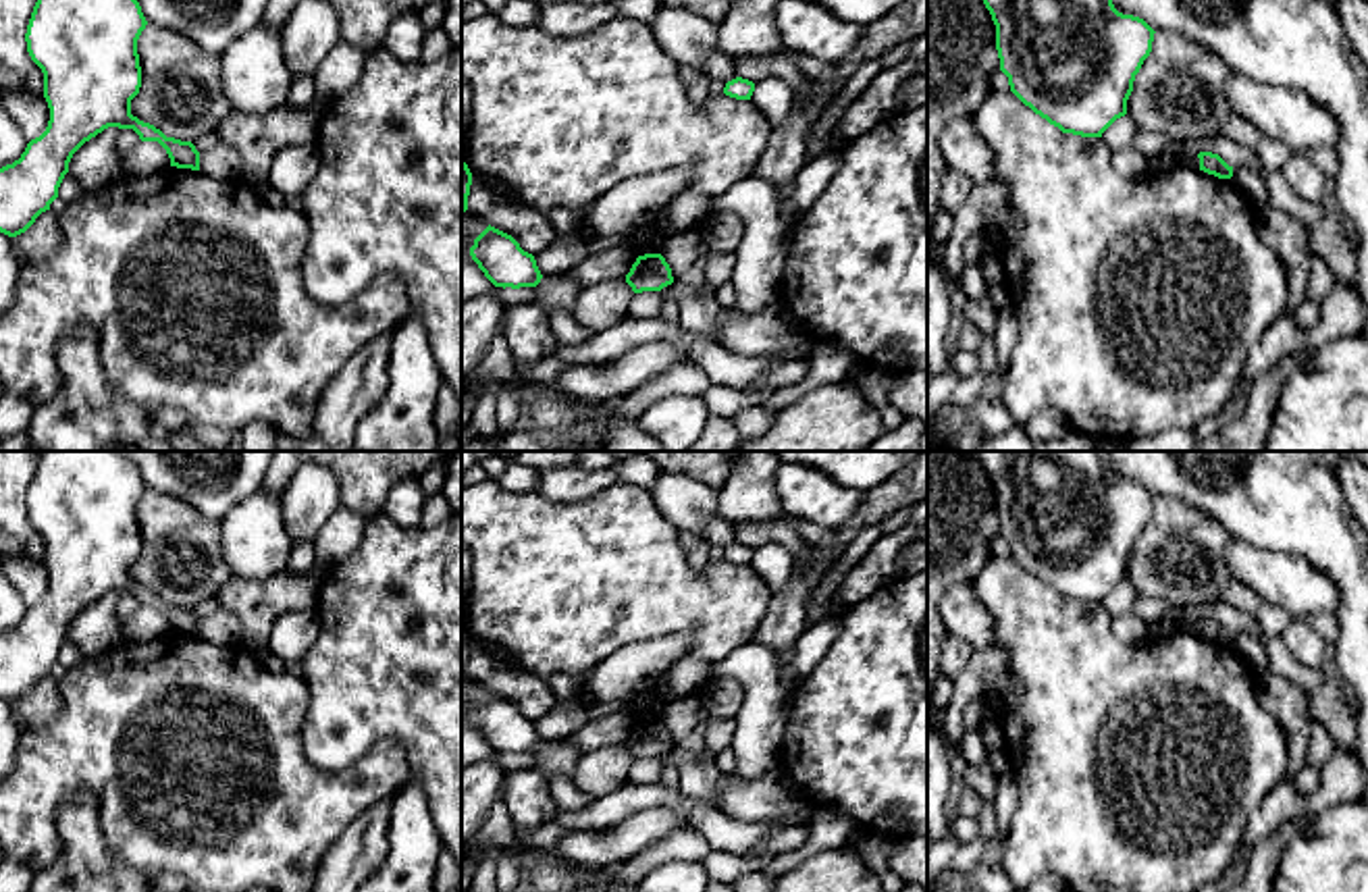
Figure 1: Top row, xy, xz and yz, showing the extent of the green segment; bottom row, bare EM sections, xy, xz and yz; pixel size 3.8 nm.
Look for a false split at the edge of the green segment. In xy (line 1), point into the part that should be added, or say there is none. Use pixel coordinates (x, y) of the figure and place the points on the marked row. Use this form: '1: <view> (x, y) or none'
1: none

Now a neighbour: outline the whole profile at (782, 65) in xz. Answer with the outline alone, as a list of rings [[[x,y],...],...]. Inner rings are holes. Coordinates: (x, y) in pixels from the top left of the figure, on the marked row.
[[[790,52],[736,58],[734,67],[738,77],[753,83],[765,77],[784,79],[792,87],[794,98],[805,98],[811,83]]]

